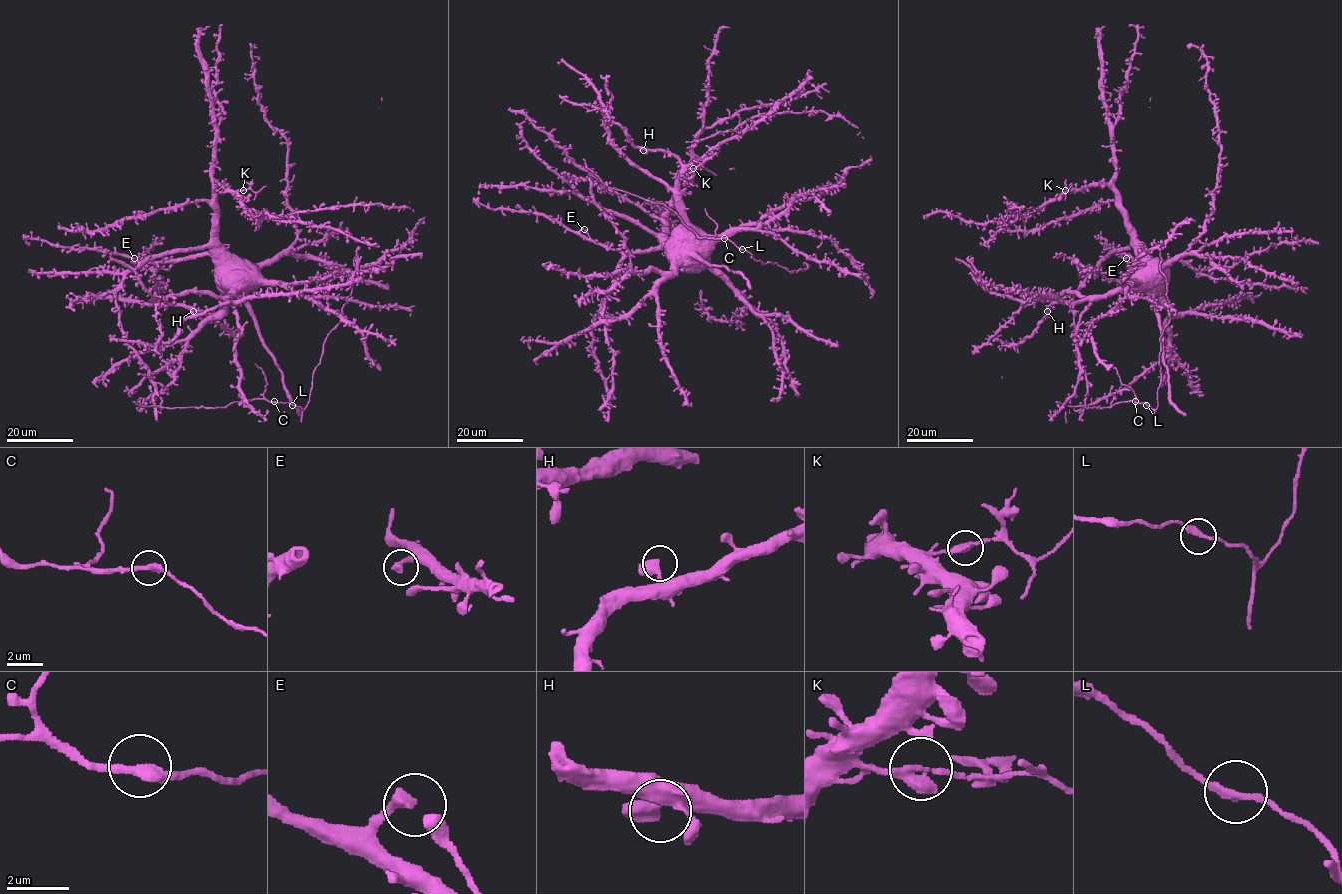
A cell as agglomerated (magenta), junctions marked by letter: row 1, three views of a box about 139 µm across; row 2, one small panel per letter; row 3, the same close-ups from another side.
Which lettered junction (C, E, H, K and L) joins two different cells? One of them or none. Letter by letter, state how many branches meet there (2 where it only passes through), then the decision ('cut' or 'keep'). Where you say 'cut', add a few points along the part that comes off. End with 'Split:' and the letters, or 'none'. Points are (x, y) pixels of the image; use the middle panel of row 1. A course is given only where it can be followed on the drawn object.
C: 2 | keep
E: 1 | keep
H: 2 | keep
K: 2 | cut | (693, 168), (708, 169), (716, 175)
L: 2 | keep
Split: K

